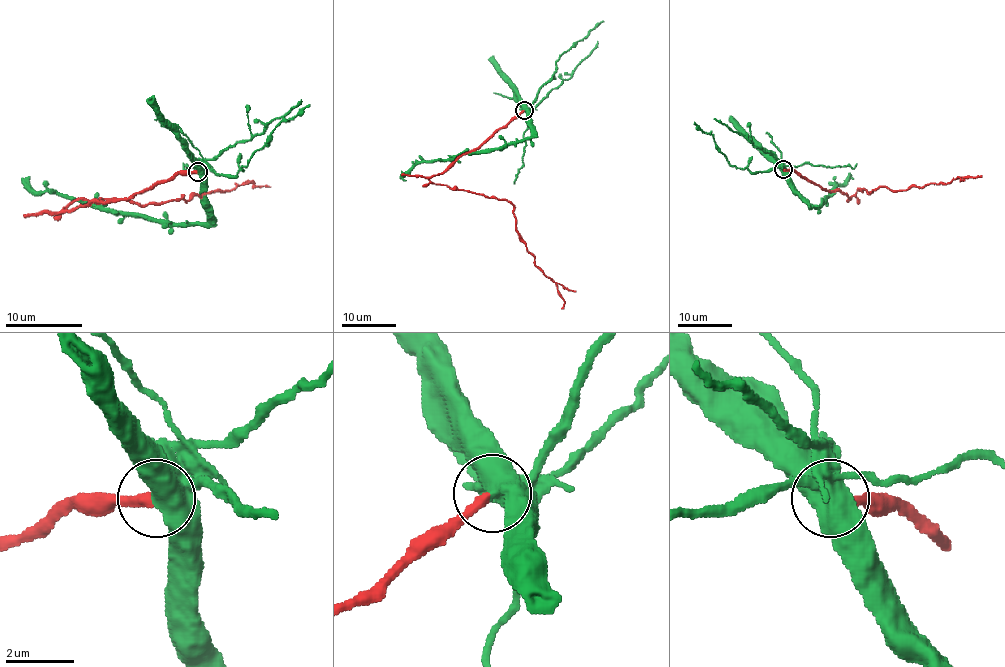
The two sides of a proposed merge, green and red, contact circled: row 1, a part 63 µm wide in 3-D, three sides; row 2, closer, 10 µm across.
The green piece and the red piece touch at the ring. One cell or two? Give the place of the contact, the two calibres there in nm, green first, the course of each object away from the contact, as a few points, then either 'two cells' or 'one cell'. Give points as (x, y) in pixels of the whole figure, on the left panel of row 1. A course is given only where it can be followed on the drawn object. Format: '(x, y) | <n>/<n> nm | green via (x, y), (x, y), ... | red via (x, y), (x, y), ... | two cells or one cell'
(197, 171) | 600/300 nm | green via (197, 171), (204, 223), (114, 215), (34, 192), (30, 184) | red via (197, 171), (178, 171), (131, 198), (64, 209), (80, 200), (185, 201), (250, 180) | two cells

